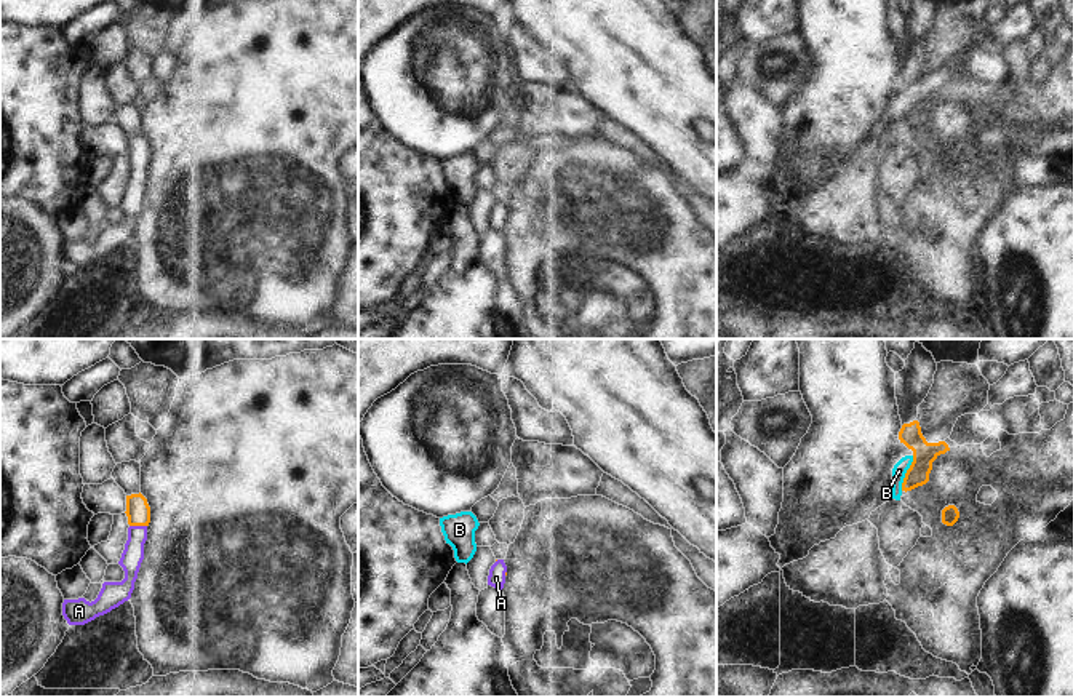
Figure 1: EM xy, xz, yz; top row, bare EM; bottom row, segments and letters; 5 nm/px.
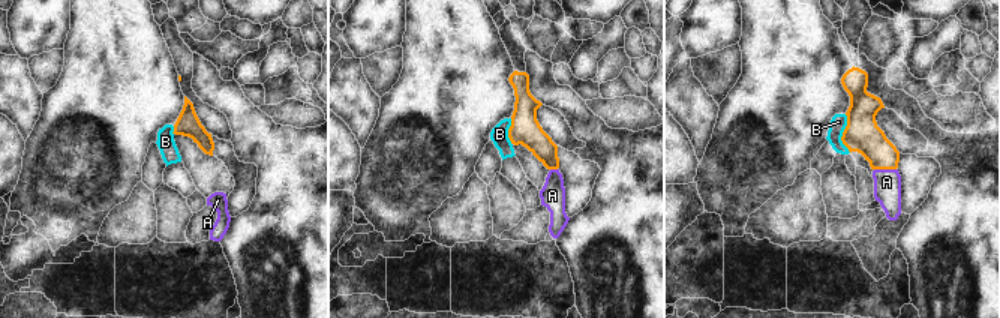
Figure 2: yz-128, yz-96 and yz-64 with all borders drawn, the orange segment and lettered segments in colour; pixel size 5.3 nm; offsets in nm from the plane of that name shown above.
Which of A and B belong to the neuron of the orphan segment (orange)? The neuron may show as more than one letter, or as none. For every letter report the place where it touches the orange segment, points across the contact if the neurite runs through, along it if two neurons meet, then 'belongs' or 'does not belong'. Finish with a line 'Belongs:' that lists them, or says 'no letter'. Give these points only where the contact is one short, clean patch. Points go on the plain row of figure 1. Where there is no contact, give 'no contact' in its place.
A: xy (138, 167) | belongs
B: yz (905, 115) | along yz (913, 98), (901, 131) | does not belong
Belongs: A

